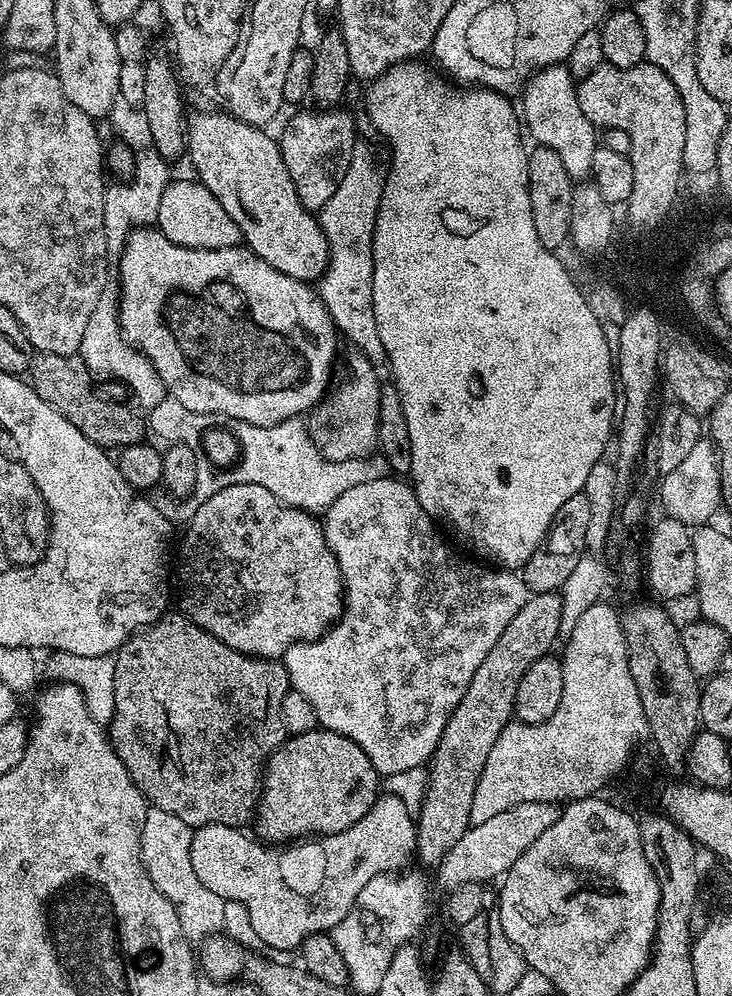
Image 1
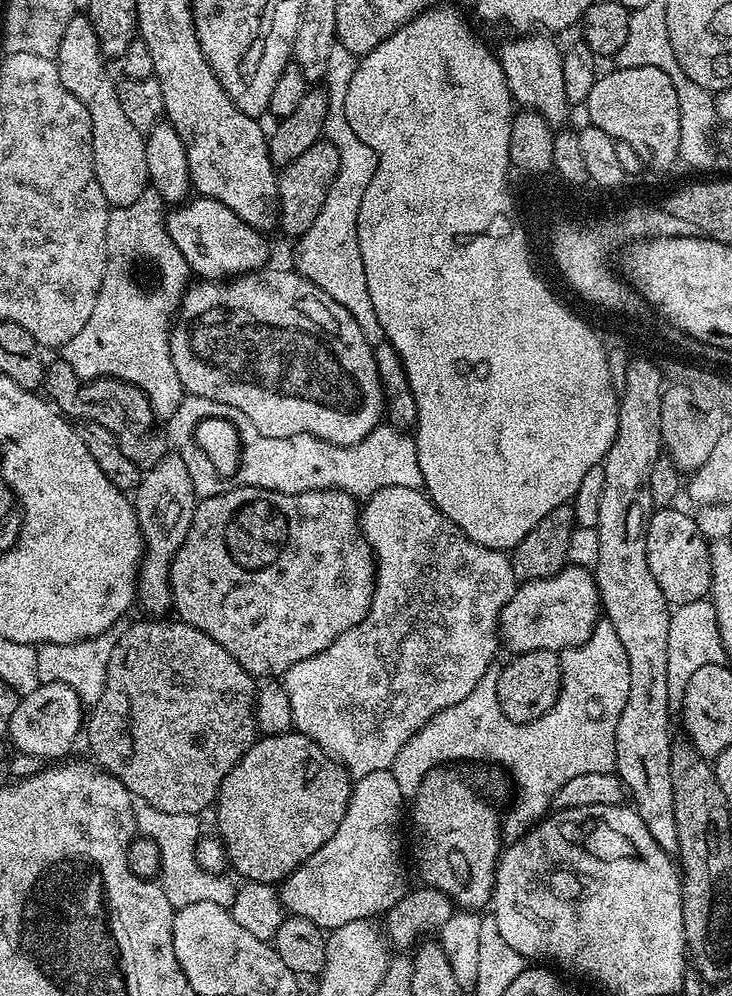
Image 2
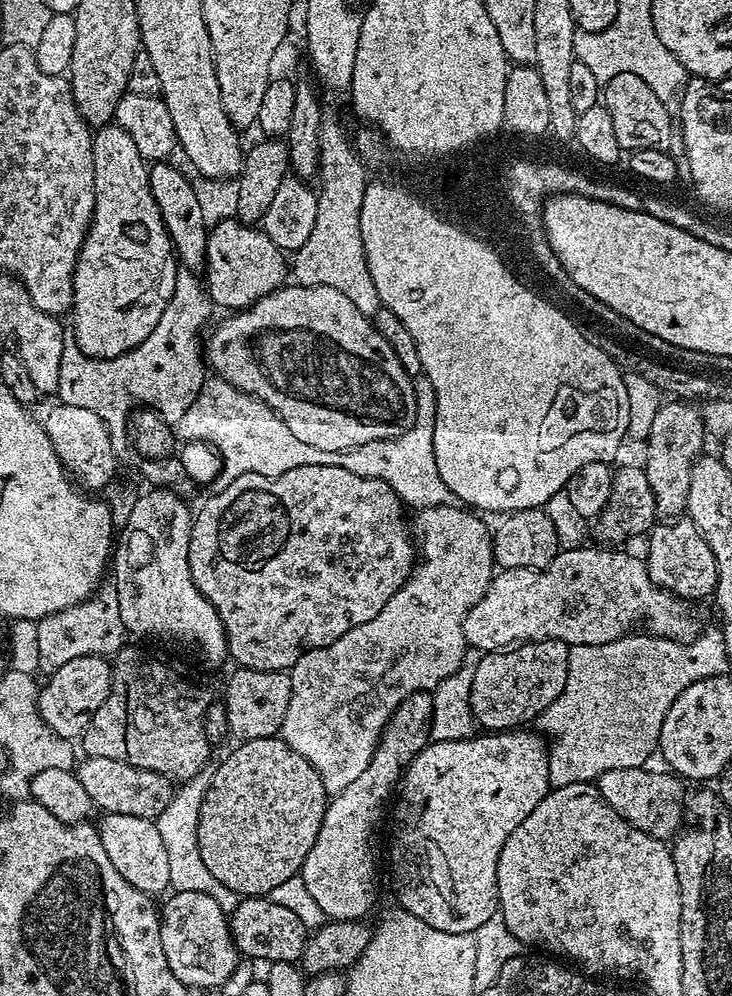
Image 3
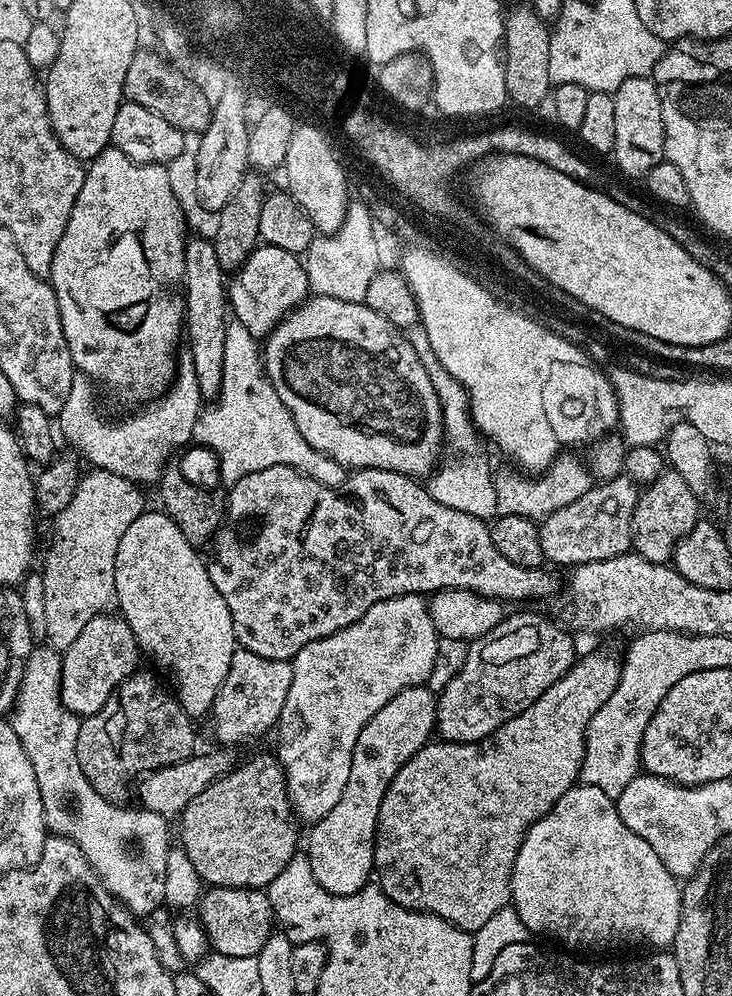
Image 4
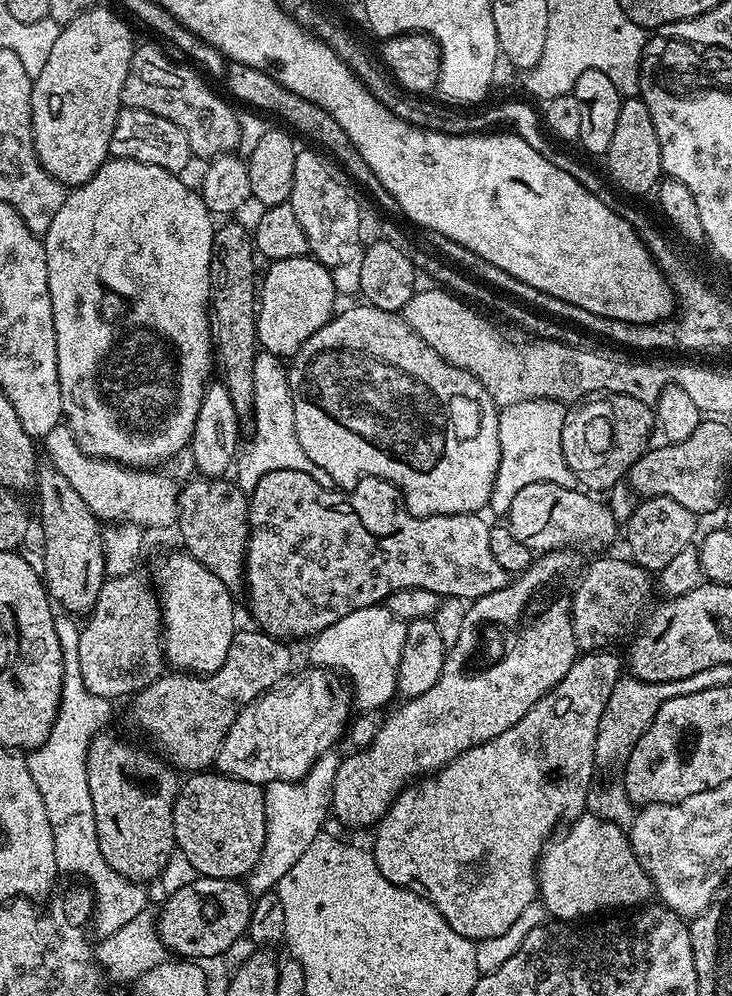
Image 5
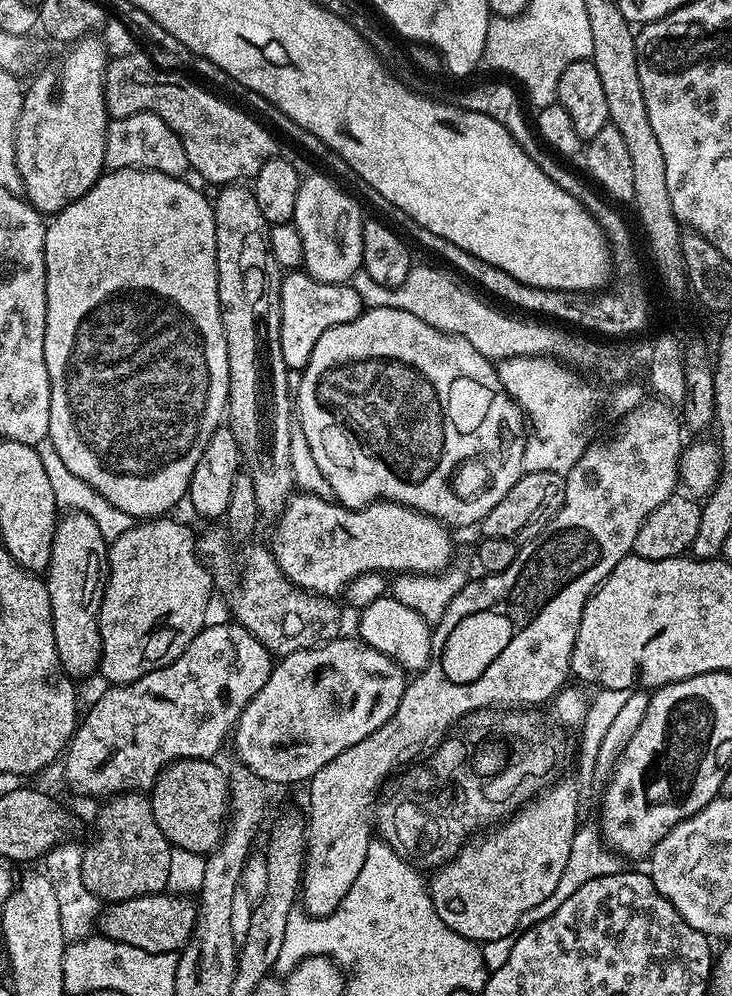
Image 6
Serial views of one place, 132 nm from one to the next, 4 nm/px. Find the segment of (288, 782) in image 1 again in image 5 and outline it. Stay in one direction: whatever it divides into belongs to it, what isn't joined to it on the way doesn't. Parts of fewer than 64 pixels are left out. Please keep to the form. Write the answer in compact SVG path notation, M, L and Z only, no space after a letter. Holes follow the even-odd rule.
M201 770L179 785L172 802L178 852L190 860L197 876L240 880L258 862L266 838L264 788L235 780L216 770Z

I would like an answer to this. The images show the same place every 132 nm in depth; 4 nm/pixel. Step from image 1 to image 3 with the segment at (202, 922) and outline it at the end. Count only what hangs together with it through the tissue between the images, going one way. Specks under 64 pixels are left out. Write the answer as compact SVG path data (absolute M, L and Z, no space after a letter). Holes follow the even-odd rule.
M209 755L207 762L199 768L198 773L188 776L181 783L183 785L181 787L179 785L175 789L169 805L162 810L162 814L156 817L155 824L168 857L170 888L180 893L207 894L218 902L224 913L230 914L237 908L240 897L229 887L223 886L222 882L219 882L218 878L215 878L214 874L206 869L198 851L197 840L198 813L201 810L202 798L211 783L214 782L214 776L218 774L218 766L221 765L221 762L222 758L219 755Z

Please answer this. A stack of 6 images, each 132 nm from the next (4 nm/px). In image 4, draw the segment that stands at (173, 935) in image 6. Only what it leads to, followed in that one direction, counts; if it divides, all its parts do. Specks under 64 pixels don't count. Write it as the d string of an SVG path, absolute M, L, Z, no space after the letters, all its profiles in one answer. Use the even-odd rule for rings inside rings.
M209 887L198 901L198 919L211 951L230 958L257 956L268 935L274 930L272 907L267 891L259 888Z

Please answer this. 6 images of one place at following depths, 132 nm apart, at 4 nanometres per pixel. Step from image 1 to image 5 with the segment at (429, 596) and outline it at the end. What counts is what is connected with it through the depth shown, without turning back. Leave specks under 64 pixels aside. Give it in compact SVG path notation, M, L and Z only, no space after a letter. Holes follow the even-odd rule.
M385 606L354 610L354 614L338 618L334 626L326 626L326 630L311 637L312 649L308 656L312 660L309 661L317 668L343 673L350 685L355 707L357 704L360 710L380 710L391 696L397 695L396 683L399 680L399 664L403 658L407 628L407 623ZM335 751L323 752L314 762L312 769L305 774L300 780L275 780L270 782L264 788L264 809L266 810L266 838L262 846L262 852L258 862L252 868L246 877L246 887L253 897L258 897L264 892L273 891L276 883L294 866L302 854L306 854L310 842L318 838L318 834L325 827L324 819L329 819L330 809L332 806L332 787L336 771L341 762L341 757Z

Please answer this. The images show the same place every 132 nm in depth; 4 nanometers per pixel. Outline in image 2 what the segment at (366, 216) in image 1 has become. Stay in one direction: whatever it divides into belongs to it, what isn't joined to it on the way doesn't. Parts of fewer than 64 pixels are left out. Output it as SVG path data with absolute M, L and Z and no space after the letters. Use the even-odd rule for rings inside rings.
M339 46L330 50L330 62L326 65L323 85L328 94L328 113L324 136L328 143L338 150L338 174L326 194L326 202L314 218L314 226L299 237L296 248L295 271L314 286L318 286L338 306L346 306L362 329L366 342L373 346L385 341L382 322L378 322L378 313L374 310L374 301L370 298L370 290L366 286L366 270L362 270L362 250L358 250L358 206L362 206L362 197L366 194L366 186L370 186L370 178L374 178L374 170L378 166L376 152L354 134L350 122L346 118L346 90L350 90L350 78L354 78L354 70L358 57L350 50Z

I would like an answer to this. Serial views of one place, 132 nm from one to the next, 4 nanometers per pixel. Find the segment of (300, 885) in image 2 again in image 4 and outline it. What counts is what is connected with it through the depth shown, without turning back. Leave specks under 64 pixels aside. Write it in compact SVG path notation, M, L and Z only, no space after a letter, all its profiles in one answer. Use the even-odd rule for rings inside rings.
M414 684L411 688L404 688L358 734L358 742L354 742L354 754L350 758L350 778L346 778L346 786L342 790L342 798L334 805L334 810L326 814L326 818L315 821L311 825L312 833L308 836L308 853L306 859L318 886L322 886L330 894L345 896L354 894L359 888L365 887L369 883L374 872L372 855L376 845L376 819L378 810L382 804L382 798L386 794L388 784L402 770L402 766L418 750L422 750L425 744L433 739L436 728L436 701L437 693L424 684Z

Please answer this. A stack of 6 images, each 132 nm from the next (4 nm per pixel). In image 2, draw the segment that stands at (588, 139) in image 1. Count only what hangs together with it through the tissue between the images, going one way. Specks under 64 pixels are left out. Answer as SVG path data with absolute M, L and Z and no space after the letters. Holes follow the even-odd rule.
M520 34L504 49L499 49L500 65L506 74L508 89L513 101L521 109L542 114L546 122L553 126L560 126L568 116L570 105L566 98L566 86L562 86L562 58L561 45L556 45L548 34Z

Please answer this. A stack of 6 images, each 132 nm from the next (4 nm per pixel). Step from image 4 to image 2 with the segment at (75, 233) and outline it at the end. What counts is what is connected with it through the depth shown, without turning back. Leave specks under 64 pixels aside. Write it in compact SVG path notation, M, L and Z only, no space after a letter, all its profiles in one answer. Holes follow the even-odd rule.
M77 14L72 17L70 26L66 26L66 34L62 34L62 46L58 46L55 61L66 90L70 90L70 94L86 98L92 123L94 174L98 178L98 186L102 186L102 194L106 194L109 205L117 208L138 202L145 188L149 187L144 145L146 136L128 121L118 103L117 81L112 80L107 66L104 65L105 54L87 15Z

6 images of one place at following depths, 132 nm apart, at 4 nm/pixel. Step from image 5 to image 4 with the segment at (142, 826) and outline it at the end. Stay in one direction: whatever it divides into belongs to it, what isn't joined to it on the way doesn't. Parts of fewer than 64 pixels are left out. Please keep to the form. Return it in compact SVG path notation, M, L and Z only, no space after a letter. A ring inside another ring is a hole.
M133 674L124 683L117 686L110 699L92 716L83 717L80 721L78 738L76 739L76 753L78 766L82 766L82 774L94 786L99 796L116 798L124 788L124 783L133 776L139 777L145 772L152 772L156 768L164 768L167 764L177 764L188 760L194 754L192 748L196 744L196 736L192 733L192 726L188 722L190 716L181 706L180 701L167 688L156 688L156 684L148 676Z

